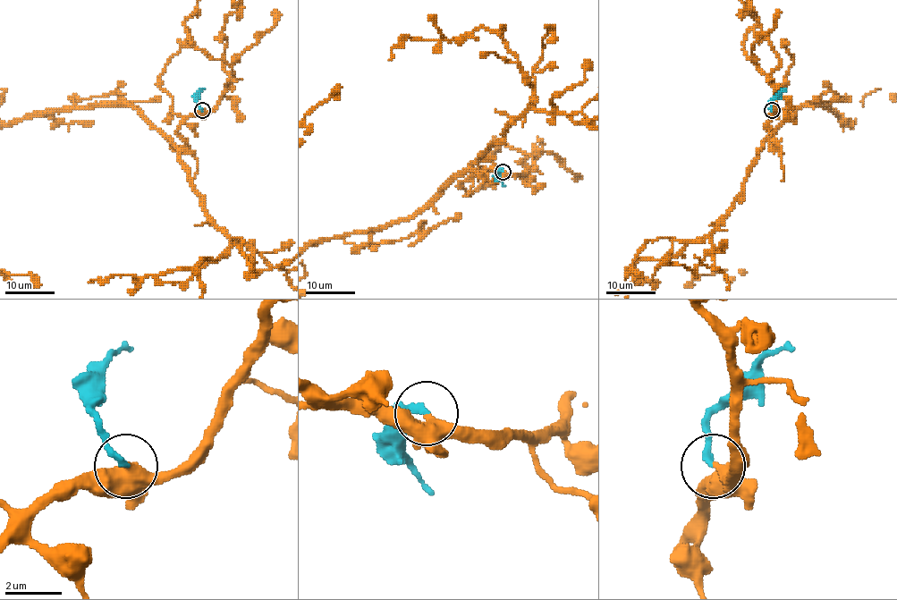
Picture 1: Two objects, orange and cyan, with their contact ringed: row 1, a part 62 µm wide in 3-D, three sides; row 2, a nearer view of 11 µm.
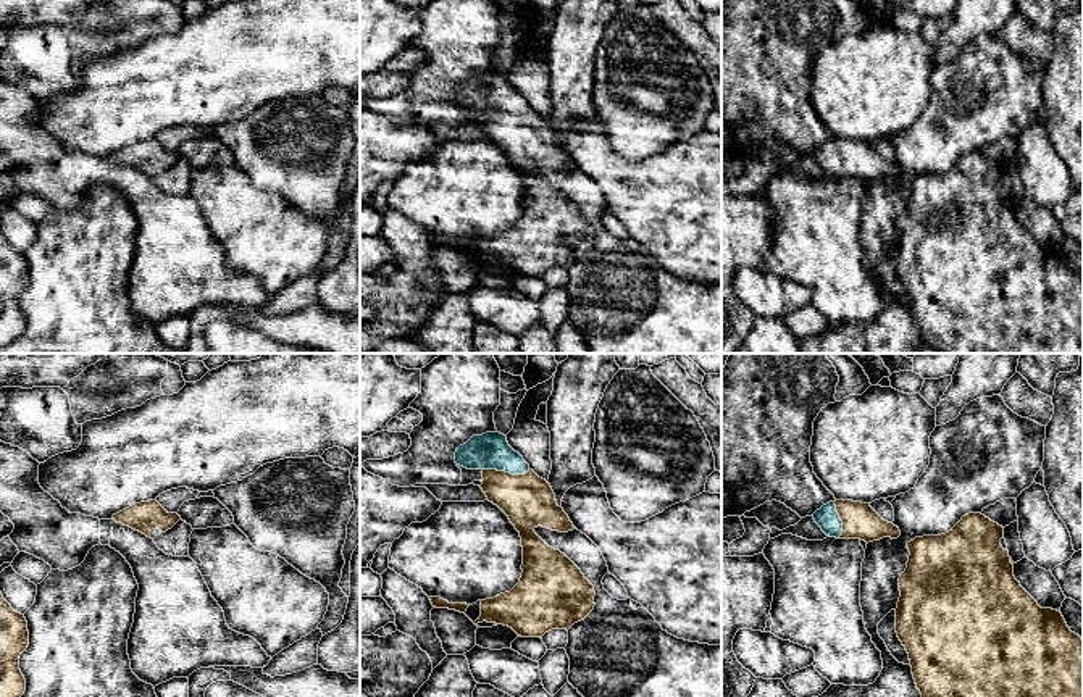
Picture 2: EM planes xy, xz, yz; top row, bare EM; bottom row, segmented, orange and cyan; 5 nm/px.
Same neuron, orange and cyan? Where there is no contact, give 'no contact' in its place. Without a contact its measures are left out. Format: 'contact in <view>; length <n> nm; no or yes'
contact in xz; length 240 nm; yes

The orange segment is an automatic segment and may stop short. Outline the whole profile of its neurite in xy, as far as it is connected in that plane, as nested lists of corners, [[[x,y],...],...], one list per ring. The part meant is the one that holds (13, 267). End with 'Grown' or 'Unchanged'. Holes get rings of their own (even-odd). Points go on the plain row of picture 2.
[[[0,231],[0,350],[16,340],[26,329],[19,308],[19,294],[29,284],[24,253],[11,247]]]. Unchanged

